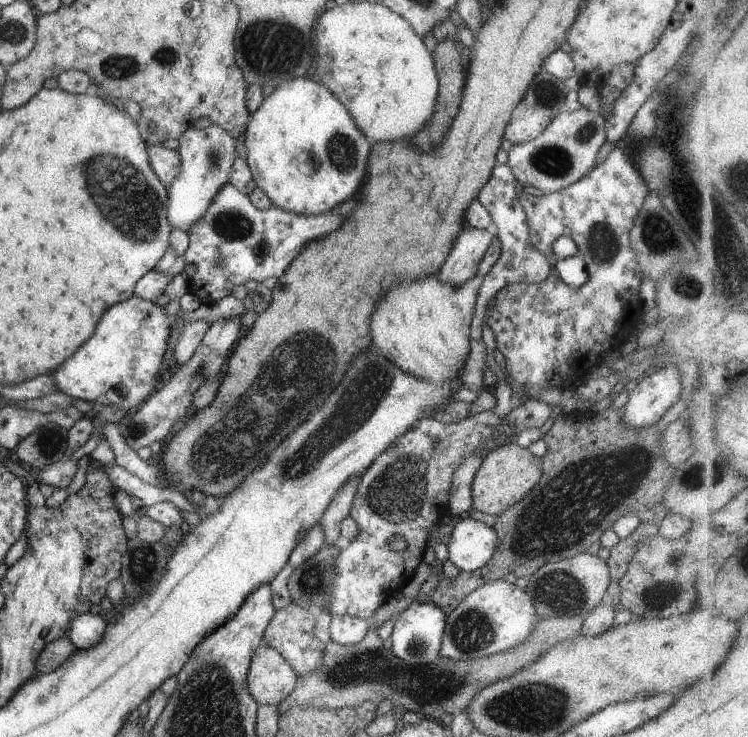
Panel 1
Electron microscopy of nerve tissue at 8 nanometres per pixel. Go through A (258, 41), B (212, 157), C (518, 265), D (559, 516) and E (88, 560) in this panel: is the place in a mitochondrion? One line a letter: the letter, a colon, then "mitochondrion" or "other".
A: mitochondrion
B: mitochondrion
C: other
D: mitochondrion
E: other

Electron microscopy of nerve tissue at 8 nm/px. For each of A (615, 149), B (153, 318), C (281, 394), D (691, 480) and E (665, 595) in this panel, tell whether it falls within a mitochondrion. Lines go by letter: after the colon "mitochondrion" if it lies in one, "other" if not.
A: other
B: other
C: mitochondrion
D: mitochondrion
E: mitochondrion

